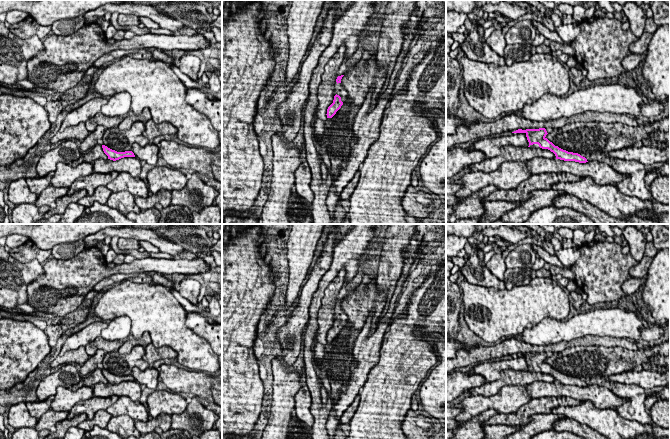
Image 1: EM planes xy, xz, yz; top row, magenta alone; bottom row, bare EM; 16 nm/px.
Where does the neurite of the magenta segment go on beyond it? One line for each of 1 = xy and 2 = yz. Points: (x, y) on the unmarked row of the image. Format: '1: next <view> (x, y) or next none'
1: next none
2: next none

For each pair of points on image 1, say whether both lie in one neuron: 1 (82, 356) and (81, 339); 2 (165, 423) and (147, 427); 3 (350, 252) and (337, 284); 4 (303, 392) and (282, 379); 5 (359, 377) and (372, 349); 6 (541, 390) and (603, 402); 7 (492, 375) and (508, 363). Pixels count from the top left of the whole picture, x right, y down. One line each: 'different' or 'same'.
1: different
2: same
3: different
4: different
5: same
6: same
7: same

